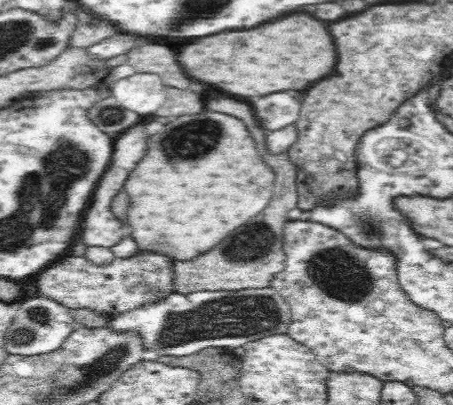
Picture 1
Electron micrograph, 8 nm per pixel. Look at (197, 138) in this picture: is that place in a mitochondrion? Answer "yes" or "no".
yes

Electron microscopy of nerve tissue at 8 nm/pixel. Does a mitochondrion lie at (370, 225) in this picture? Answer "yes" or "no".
yes

